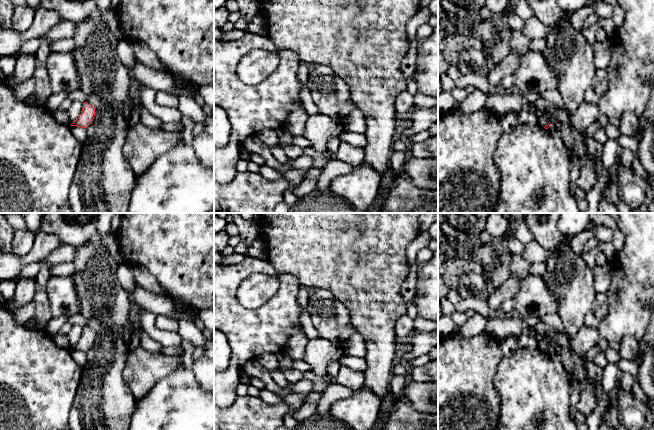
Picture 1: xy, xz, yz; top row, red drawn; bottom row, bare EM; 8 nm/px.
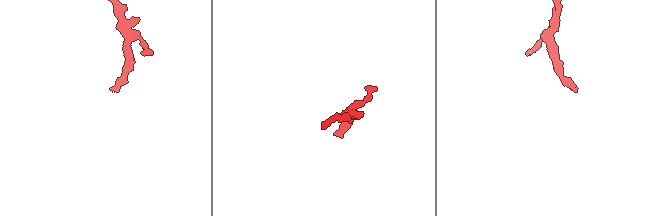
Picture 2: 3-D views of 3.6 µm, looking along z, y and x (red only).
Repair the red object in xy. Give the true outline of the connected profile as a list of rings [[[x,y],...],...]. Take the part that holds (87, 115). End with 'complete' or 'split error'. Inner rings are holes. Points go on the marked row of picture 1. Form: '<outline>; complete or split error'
[[[84,102],[81,114],[71,124],[71,126],[77,126],[86,129],[92,123],[94,117],[95,117],[95,108],[92,105]]]; complete

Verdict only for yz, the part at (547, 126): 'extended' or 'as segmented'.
extended

